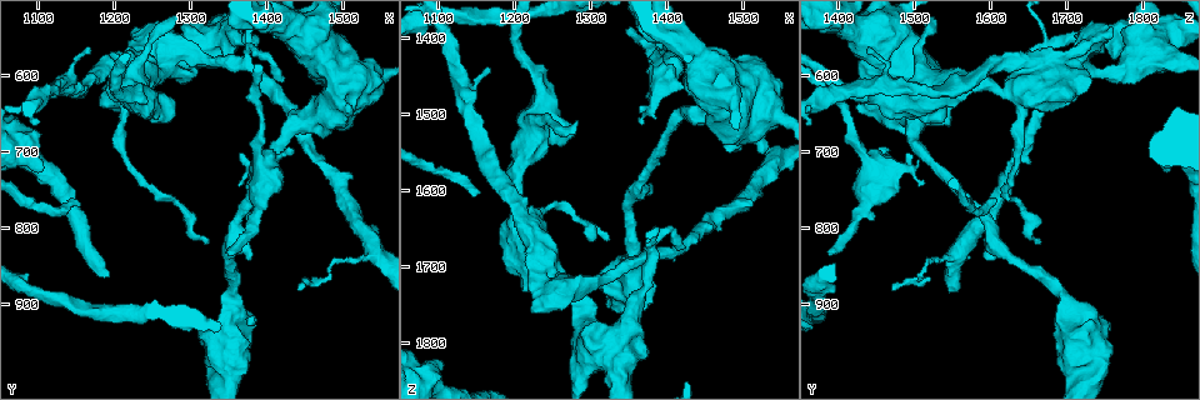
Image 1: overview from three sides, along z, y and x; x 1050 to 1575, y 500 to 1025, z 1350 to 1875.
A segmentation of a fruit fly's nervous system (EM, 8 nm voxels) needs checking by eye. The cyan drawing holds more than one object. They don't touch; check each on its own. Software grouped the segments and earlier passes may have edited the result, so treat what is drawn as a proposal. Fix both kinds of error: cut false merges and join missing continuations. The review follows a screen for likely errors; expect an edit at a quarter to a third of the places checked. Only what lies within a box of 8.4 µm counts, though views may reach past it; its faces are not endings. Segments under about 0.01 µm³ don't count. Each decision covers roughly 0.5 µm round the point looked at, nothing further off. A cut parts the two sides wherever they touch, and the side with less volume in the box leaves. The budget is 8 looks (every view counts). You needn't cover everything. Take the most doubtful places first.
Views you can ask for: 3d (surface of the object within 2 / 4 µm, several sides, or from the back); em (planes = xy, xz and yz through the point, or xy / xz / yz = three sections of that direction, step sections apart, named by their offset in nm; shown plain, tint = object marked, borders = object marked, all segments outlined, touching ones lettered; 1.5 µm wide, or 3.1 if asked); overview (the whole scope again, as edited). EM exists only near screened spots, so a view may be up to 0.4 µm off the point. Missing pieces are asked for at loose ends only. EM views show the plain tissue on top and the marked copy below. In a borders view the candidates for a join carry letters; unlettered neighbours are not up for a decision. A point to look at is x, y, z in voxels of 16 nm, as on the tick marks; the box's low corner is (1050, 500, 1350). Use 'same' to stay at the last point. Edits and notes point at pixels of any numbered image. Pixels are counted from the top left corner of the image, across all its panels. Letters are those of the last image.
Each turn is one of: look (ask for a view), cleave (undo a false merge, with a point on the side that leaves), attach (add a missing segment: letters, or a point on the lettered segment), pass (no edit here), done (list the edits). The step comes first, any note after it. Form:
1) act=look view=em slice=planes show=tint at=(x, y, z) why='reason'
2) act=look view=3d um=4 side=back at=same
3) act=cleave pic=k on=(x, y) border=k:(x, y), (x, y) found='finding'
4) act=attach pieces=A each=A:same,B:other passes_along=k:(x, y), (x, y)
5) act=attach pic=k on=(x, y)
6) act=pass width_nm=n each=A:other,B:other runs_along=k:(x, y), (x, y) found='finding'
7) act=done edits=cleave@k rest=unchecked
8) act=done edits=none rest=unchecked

act=look view=em slice=xy step=8 show=borders at=(1160, 770, 1600) why='tapers out'

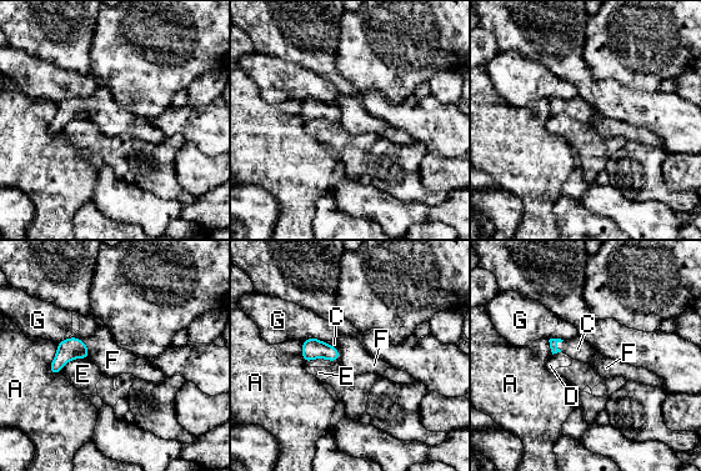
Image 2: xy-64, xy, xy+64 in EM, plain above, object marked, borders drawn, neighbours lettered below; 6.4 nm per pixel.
act=attach pieces=C each=A:other,C:same,D:other,E:other,F:other,G:other passes_along=2:(552, 341), (555, 345), (577, 349) found='the neuron continues'

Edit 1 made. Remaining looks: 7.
act=look view=3d um=2 at=(1355, 830, 1390) why='thin end'

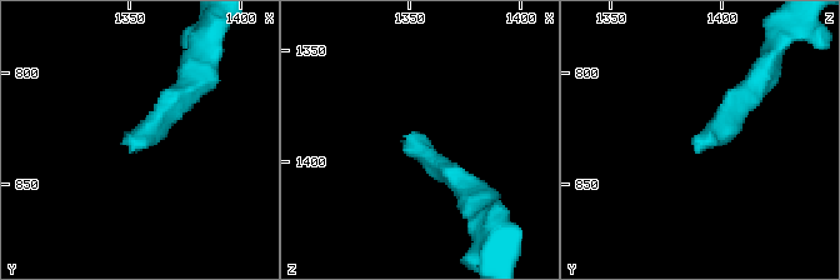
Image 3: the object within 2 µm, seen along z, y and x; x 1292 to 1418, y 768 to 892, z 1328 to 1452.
act=look view=em slice=xy step=4 show=tint at=(1351, 834, 1388) why='shape alone is not enough'

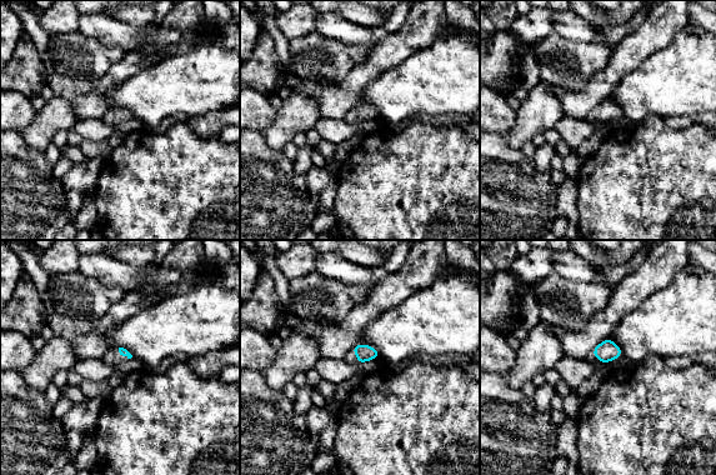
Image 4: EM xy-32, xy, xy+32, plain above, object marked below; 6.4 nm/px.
act=look view=em slice=yz step=4 show=borders at=same

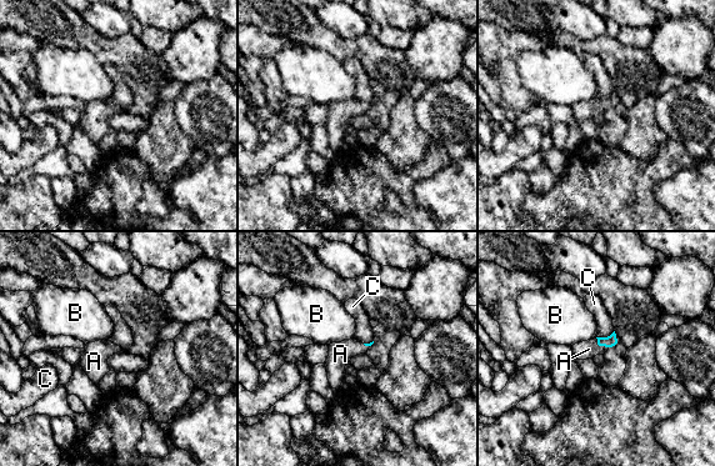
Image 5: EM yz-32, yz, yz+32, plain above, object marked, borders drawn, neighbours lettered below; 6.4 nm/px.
act=attach pieces=A each=A:same,B:other,C:other passes_along=5:(611, 341), (600, 345), (589, 349) found='it goes on there'

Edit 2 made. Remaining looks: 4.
act=look view=em slice=xy step=8 show=tint at=(1215, 570, 1700) why='closes a loop'

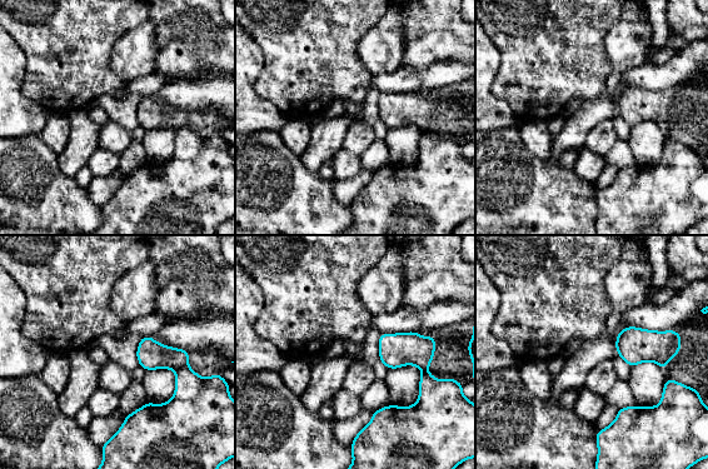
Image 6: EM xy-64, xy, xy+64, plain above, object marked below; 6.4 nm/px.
act=look view=em slice=planes show=borders at=same

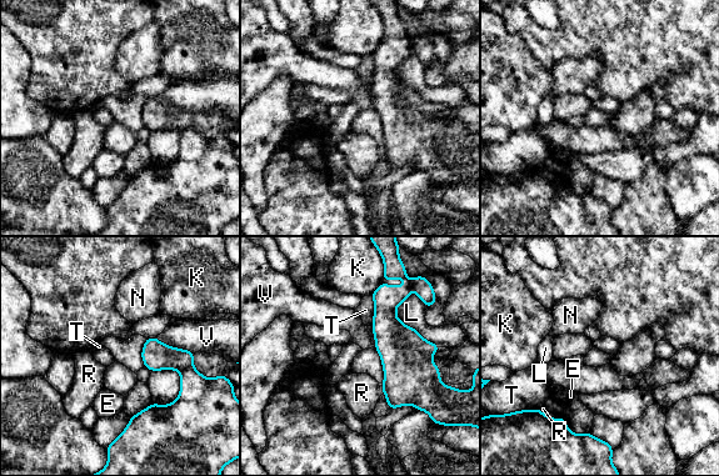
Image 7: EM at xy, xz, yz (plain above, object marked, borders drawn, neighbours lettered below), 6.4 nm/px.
act=cleave pic=7 on=(156, 356) each=E:other,K:other,L:other,N:other,R:other,T:other,V:other border=7:(193, 365), (180, 372) found='two neurons meet here'

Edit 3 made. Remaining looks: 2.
act=done edits=attach@2,attach@5,cleave@7 rest=unchecked

